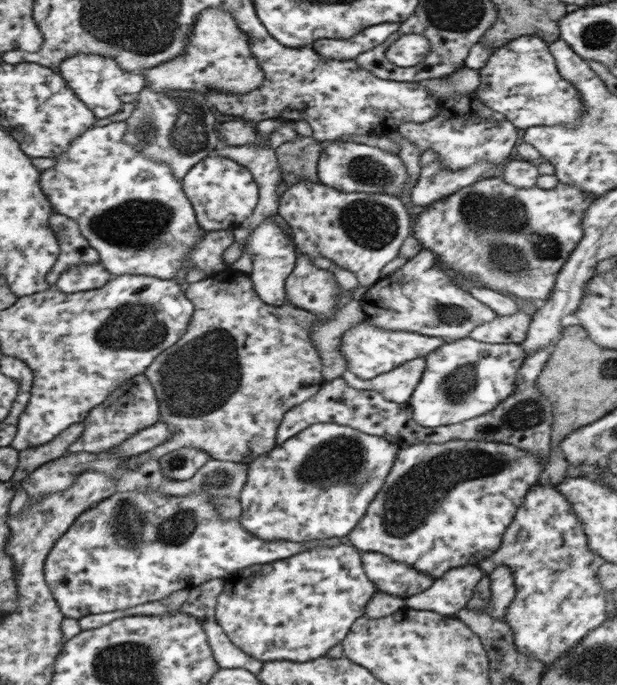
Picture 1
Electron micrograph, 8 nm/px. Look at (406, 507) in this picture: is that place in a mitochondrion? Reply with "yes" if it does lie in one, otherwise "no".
yes

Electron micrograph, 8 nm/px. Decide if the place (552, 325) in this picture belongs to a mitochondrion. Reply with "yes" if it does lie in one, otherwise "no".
no

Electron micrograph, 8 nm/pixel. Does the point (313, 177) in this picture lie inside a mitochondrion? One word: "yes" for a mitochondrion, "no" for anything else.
no

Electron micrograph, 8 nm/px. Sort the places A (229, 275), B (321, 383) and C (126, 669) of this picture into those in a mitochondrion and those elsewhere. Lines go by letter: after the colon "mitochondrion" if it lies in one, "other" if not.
A: other
B: other
C: mitochondrion

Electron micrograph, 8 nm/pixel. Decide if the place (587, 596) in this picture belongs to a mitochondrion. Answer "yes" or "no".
no

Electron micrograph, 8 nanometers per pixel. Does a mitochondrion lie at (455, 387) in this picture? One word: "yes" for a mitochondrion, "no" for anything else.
yes

